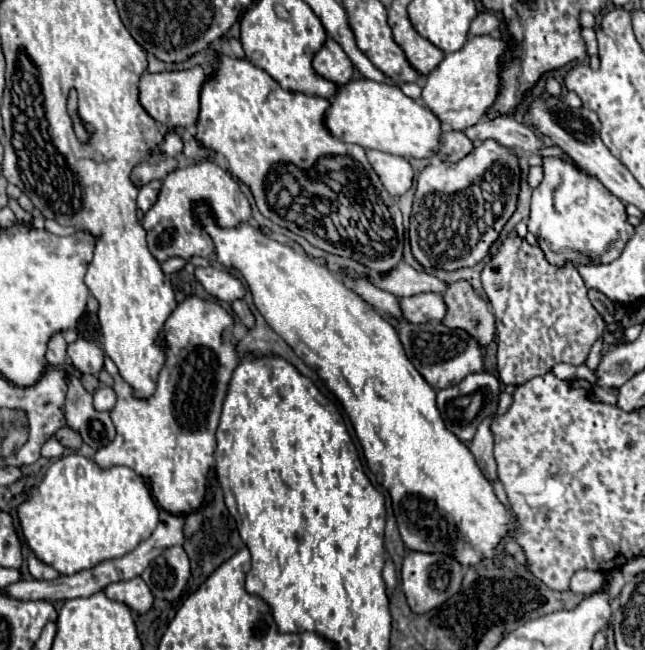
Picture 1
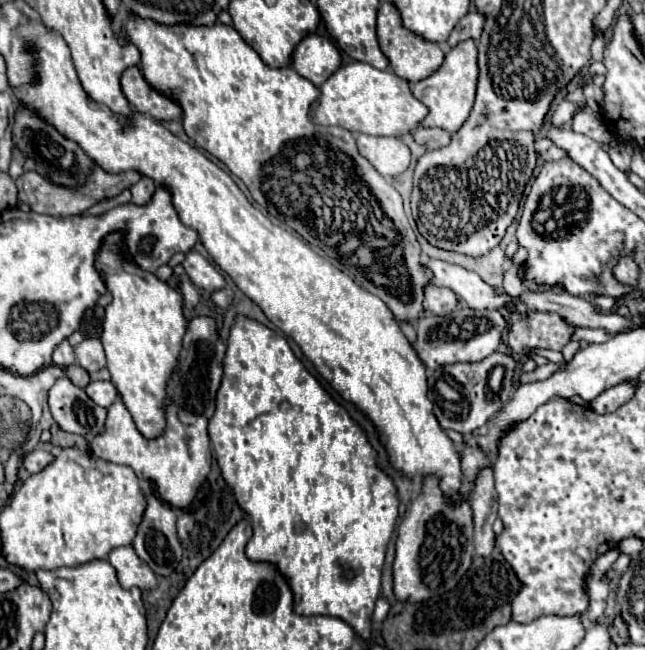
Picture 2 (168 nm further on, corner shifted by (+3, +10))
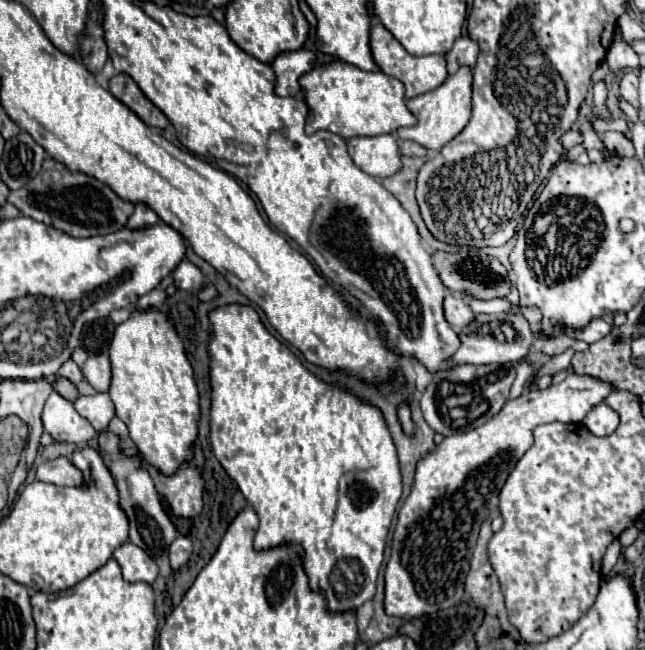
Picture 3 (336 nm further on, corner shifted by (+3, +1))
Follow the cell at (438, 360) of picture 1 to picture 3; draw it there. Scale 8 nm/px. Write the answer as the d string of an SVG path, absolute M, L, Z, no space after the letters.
M497 315L495 319L505 321L505 323L509 323L509 325L515 329L515 337L513 337L511 341L497 341L497 339L493 337L493 333L485 329L483 321L475 319L475 321L471 321L467 327L463 327L463 329L457 331L461 345L459 345L459 349L455 351L455 355L451 357L449 363L451 363L451 365L461 365L461 363L469 363L469 365L489 365L489 363L509 363L509 361L515 363L515 361L521 361L521 359L527 355L529 347L531 347L531 327L529 327L529 323L527 323L521 315L519 315L519 317L517 317L517 315Z

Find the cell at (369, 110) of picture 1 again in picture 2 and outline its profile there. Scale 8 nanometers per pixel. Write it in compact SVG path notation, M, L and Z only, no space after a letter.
M349 62L335 70L321 86L319 102L313 110L313 118L323 126L341 126L353 134L373 134L373 136L403 136L419 126L419 122L427 116L427 106L423 106L409 90L409 82L393 74L391 70L377 70L365 62Z

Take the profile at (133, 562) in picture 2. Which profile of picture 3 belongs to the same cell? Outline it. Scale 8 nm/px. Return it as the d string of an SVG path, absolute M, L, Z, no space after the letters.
M125 543L123 547L119 547L113 557L117 559L121 571L123 571L123 579L127 583L153 583L157 579L157 565L147 557L145 551L141 551L139 547L135 547L133 543Z

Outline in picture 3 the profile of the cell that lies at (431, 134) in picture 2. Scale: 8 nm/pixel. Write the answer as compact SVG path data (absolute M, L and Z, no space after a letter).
M401 141L399 143L399 149L403 155L409 155L409 157L423 157L423 155L429 155L429 149L415 143L415 141Z

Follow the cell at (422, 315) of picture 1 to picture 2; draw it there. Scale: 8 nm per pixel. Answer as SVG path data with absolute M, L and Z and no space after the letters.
M433 284L427 286L425 300L423 300L423 306L427 312L433 312L437 316L445 316L445 314L451 314L457 308L457 304L459 304L459 300L453 290L439 288Z

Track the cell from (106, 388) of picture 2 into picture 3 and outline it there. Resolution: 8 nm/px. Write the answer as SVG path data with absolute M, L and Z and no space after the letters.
M107 393L79 397L73 405L85 419L89 419L89 423L95 427L97 433L103 433L109 421L115 417L115 405L111 403L111 397Z

